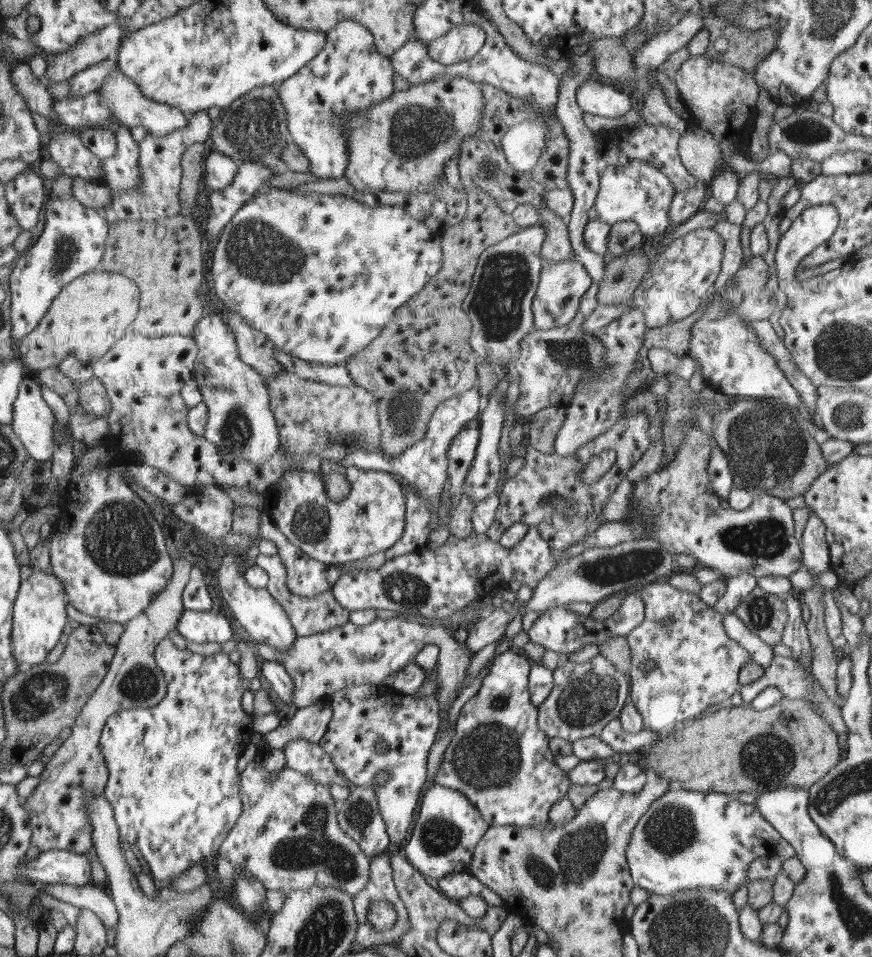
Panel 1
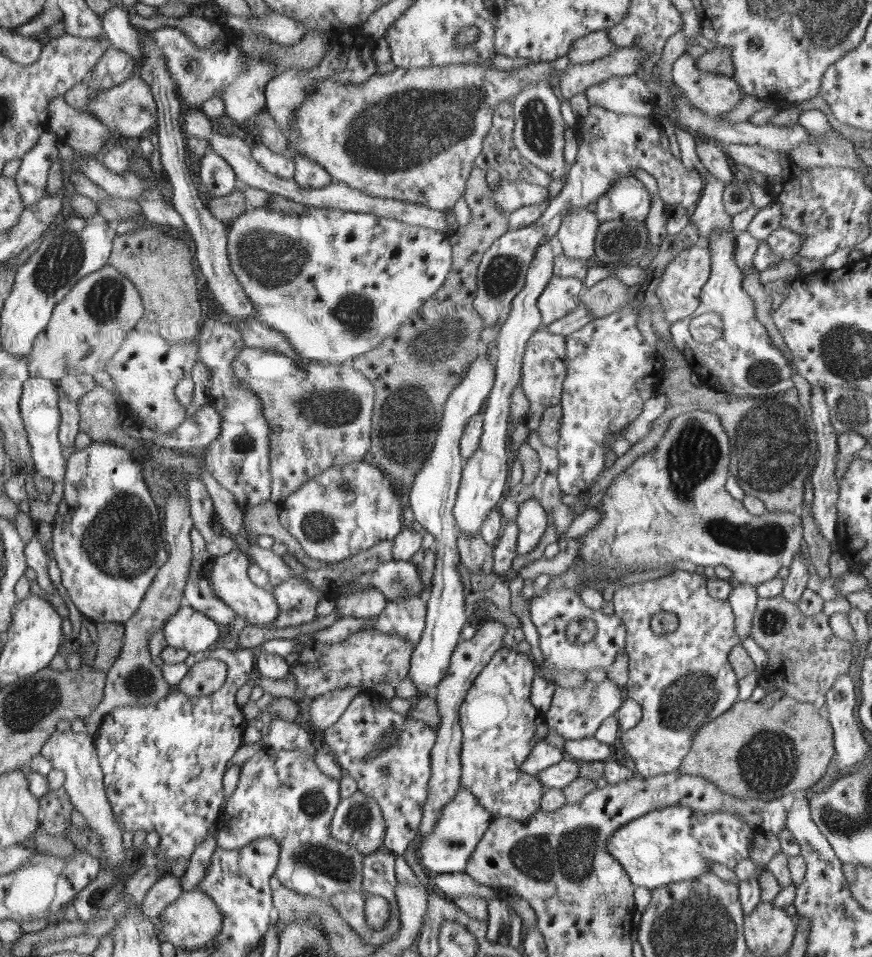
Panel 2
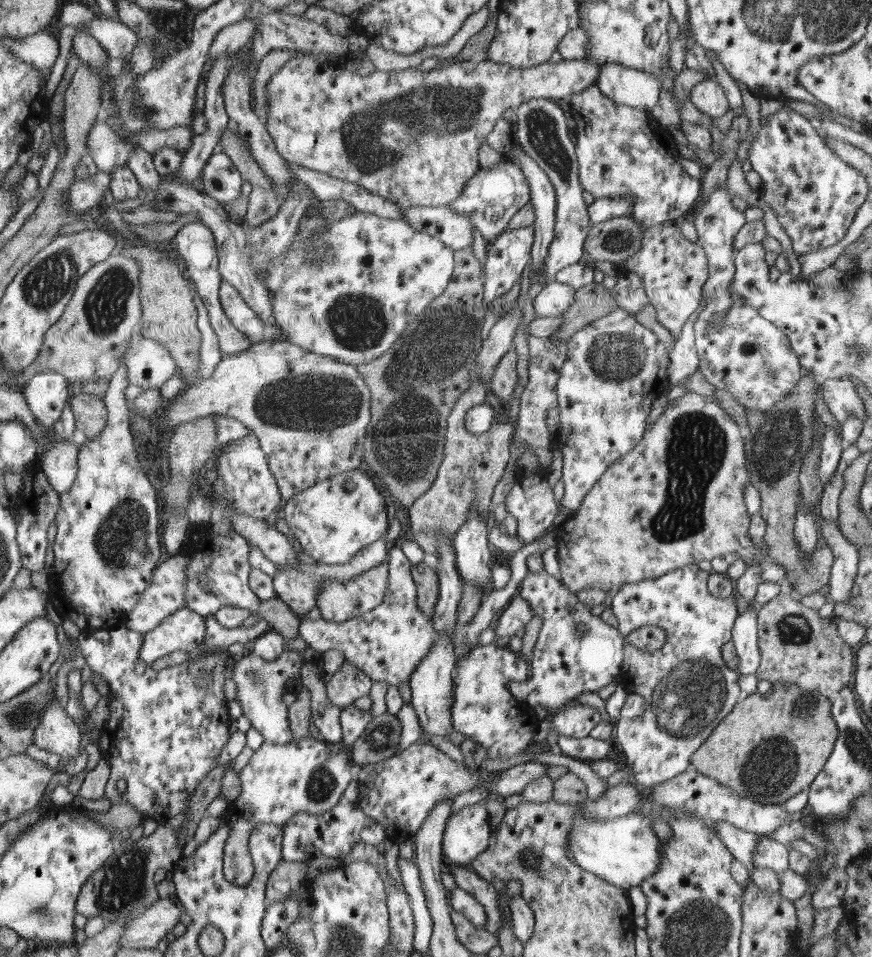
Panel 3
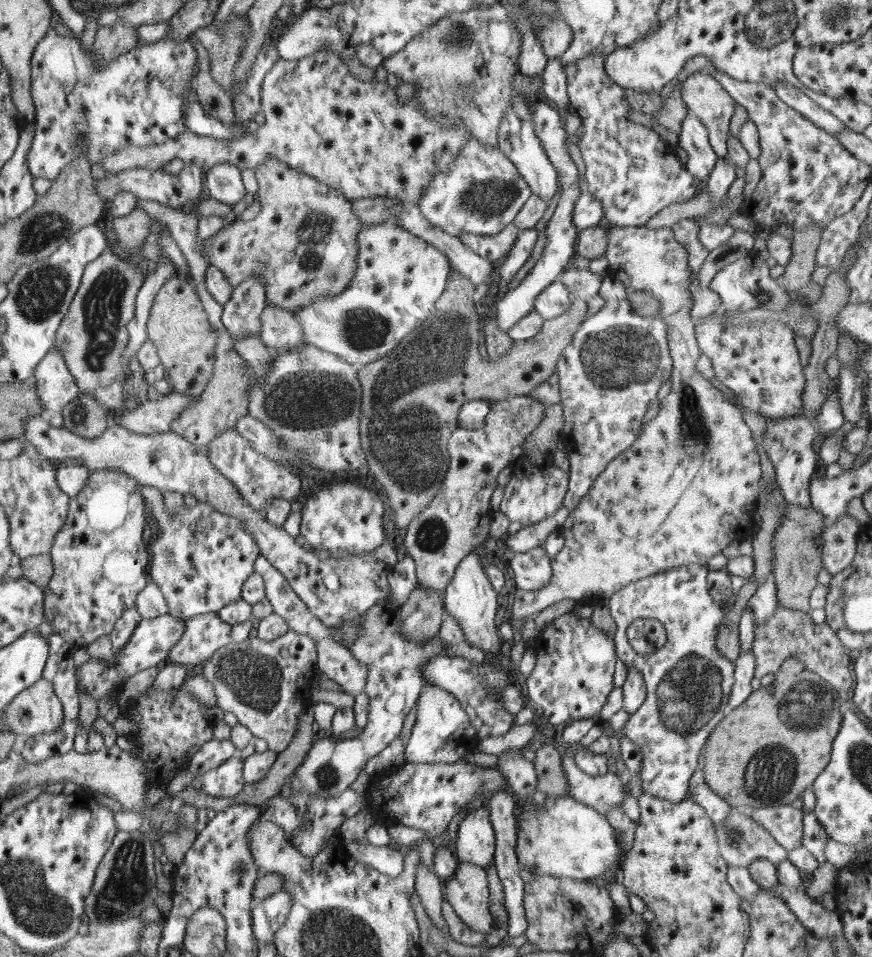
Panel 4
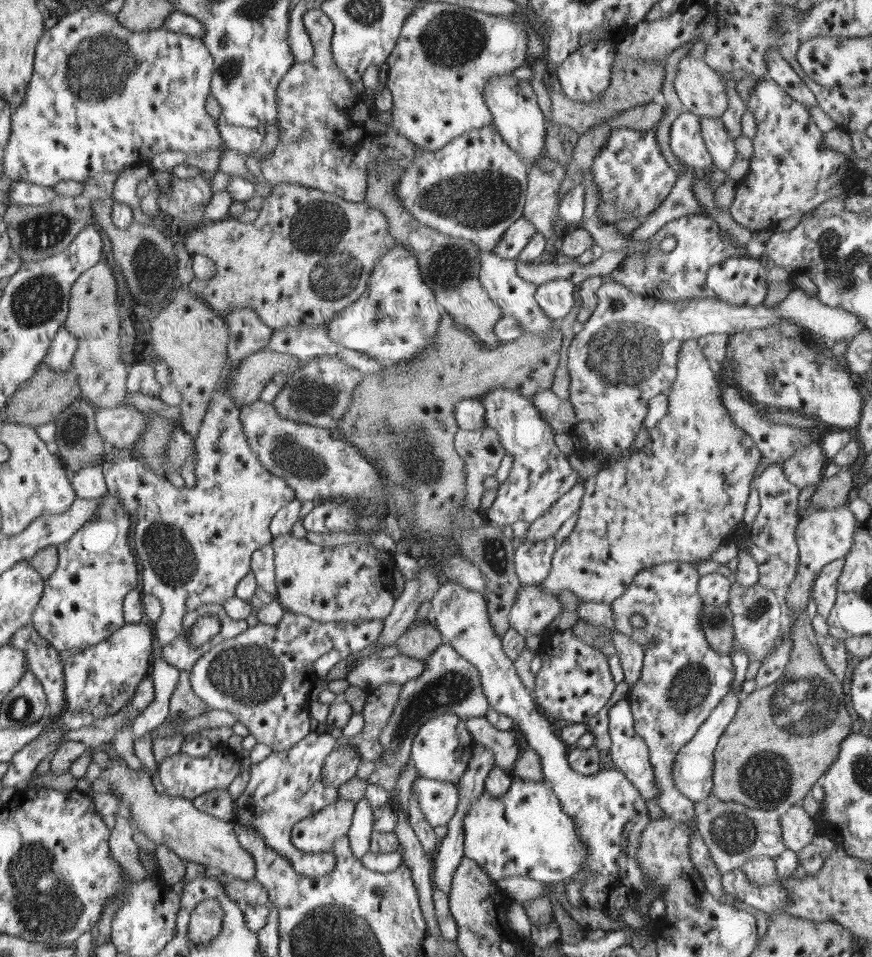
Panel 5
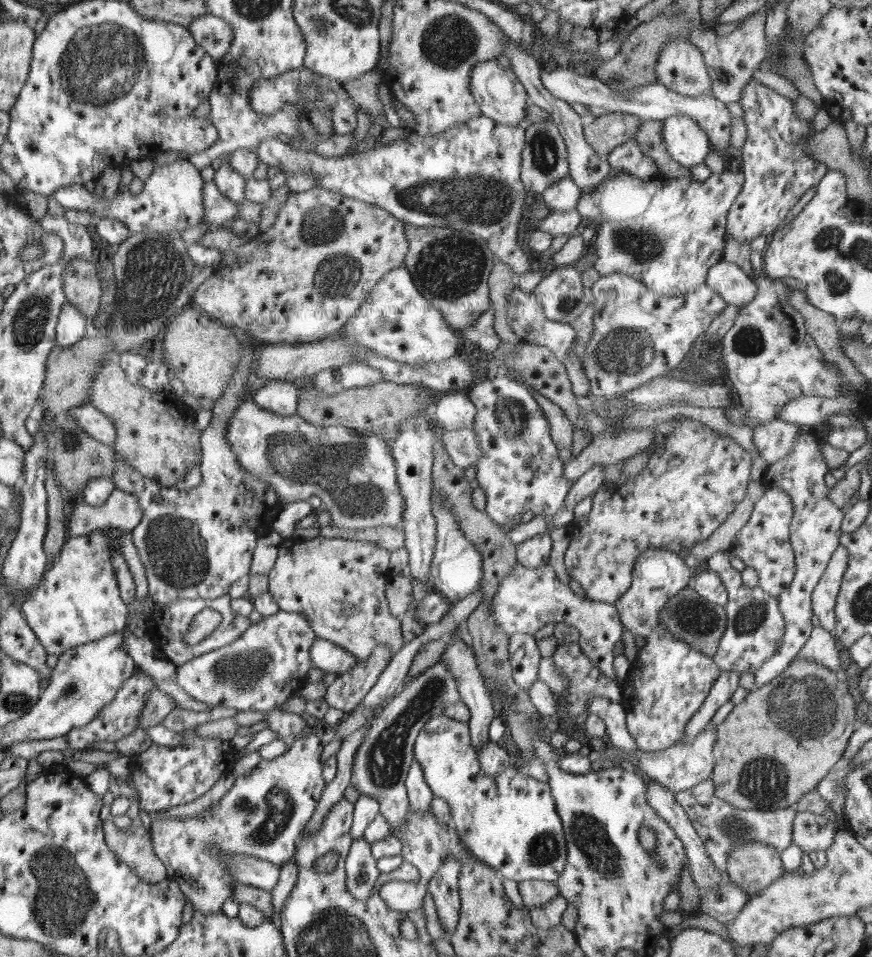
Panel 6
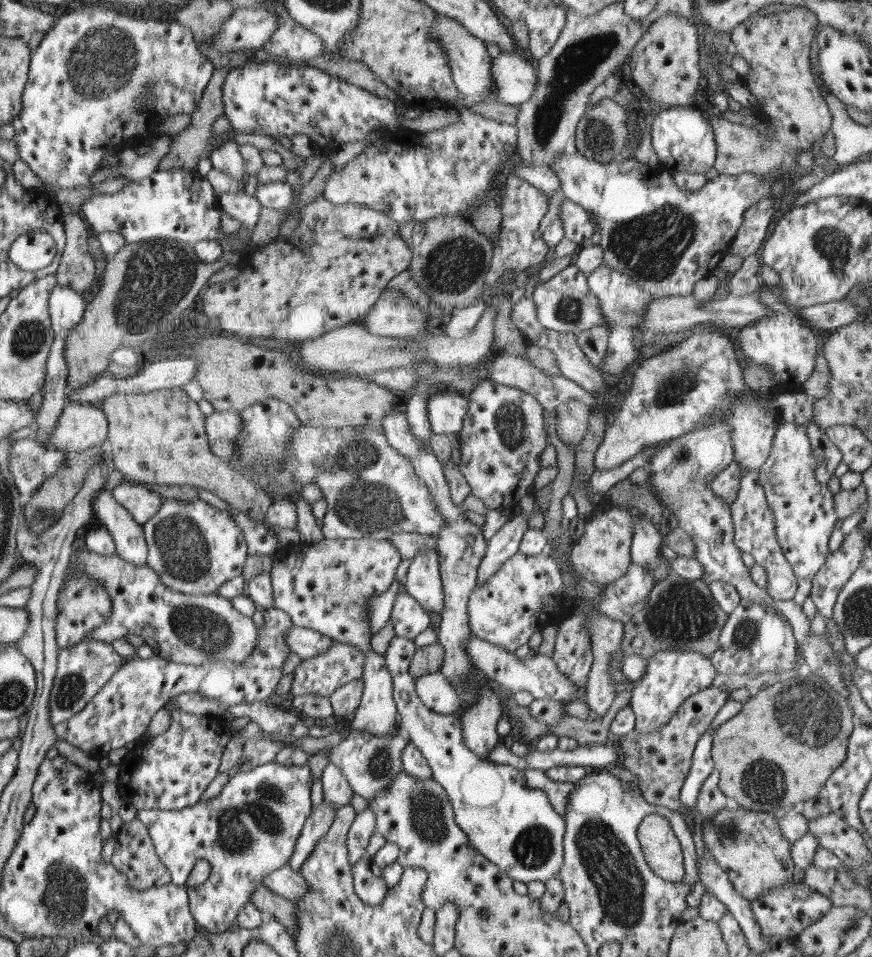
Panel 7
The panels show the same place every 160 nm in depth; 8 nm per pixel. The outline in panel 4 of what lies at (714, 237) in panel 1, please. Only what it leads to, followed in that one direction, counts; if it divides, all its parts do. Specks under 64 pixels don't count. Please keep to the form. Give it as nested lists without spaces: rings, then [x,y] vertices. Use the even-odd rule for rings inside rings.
[[[611,226],[608,230],[608,248],[606,249],[605,257],[608,260],[609,266],[605,275],[612,279],[617,279],[624,283],[625,287],[642,290],[656,300],[660,301],[659,314],[668,325],[669,354],[673,359],[673,369],[671,370],[672,389],[670,393],[662,400],[658,415],[651,421],[643,425],[643,429],[639,437],[634,441],[634,444],[626,451],[619,454],[618,458],[612,459],[607,464],[606,470],[599,475],[595,480],[591,490],[587,496],[579,503],[579,506],[574,508],[568,518],[564,521],[560,528],[562,537],[564,537],[564,546],[552,559],[551,569],[553,575],[550,582],[543,586],[540,590],[524,590],[518,589],[514,595],[512,604],[512,614],[510,620],[521,620],[521,618],[535,617],[544,608],[548,608],[551,604],[556,604],[564,598],[572,598],[580,600],[582,598],[600,598],[604,601],[611,598],[615,592],[624,588],[627,584],[636,580],[642,580],[647,576],[652,576],[658,572],[664,572],[668,569],[680,566],[688,566],[689,564],[698,563],[706,565],[711,558],[716,554],[720,554],[728,544],[737,542],[743,538],[751,537],[755,522],[753,520],[754,511],[756,510],[756,500],[759,495],[759,483],[762,478],[762,470],[760,469],[760,455],[754,443],[750,428],[744,423],[742,412],[737,409],[731,402],[730,398],[712,386],[710,379],[706,379],[696,372],[696,362],[701,354],[696,336],[695,336],[695,321],[691,319],[690,309],[693,307],[692,294],[690,294],[690,268],[688,268],[688,250],[681,245],[674,236],[671,227],[648,228],[644,226]]]

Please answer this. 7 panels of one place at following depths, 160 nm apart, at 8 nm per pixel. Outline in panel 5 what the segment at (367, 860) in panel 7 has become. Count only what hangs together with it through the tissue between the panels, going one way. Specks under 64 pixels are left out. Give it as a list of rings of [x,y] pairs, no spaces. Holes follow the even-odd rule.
[[[366,798],[356,803],[355,816],[348,831],[351,851],[360,860],[370,848],[371,834],[374,831],[372,812]]]

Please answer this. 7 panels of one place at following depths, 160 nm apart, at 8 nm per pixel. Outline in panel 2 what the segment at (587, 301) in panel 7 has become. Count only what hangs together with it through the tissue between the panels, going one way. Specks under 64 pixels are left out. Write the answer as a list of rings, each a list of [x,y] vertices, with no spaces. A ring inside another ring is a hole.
[[[553,276],[538,298],[537,307],[540,310],[543,328],[564,318],[576,308],[580,288],[582,288],[582,282],[574,276],[570,278]]]

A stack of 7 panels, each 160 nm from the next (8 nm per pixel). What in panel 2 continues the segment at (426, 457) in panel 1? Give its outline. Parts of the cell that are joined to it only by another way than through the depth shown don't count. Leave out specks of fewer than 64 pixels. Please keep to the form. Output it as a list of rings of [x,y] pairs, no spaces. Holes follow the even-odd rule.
[[[486,352],[472,364],[467,379],[463,380],[455,392],[452,392],[447,407],[444,407],[443,422],[440,423],[440,432],[436,437],[435,446],[432,447],[432,452],[427,454],[427,459],[424,459],[423,467],[416,472],[415,480],[410,486],[409,498],[406,500],[406,505],[413,510],[415,520],[434,537],[435,542],[432,547],[437,556],[431,580],[431,593],[426,602],[425,627],[411,653],[411,662],[406,671],[406,676],[414,681],[419,690],[417,697],[435,692],[437,682],[446,674],[450,666],[451,654],[461,639],[460,631],[468,623],[464,613],[466,612],[464,587],[456,571],[456,564],[460,558],[457,549],[459,531],[456,531],[456,520],[453,515],[464,463],[459,451],[459,442],[463,431],[467,428],[468,419],[482,411],[494,384],[496,384],[495,361],[493,356]]]

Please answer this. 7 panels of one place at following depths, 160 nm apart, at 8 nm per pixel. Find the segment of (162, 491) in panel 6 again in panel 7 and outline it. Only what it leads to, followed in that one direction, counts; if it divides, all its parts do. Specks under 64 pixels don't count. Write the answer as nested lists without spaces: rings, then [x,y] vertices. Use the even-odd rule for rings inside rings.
[[[166,499],[160,510],[143,524],[149,566],[170,590],[190,595],[210,595],[229,580],[242,574],[249,548],[241,526],[230,516],[208,502]]]

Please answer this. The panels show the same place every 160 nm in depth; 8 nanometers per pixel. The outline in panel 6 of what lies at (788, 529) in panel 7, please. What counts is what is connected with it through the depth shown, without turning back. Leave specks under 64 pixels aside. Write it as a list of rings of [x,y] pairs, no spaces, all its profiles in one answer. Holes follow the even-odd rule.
[[[802,428],[794,450],[788,456],[768,465],[764,478],[761,480],[761,484],[764,486],[769,484],[778,486],[792,497],[794,514],[788,538],[790,538],[792,549],[794,549],[795,573],[788,590],[782,591],[777,597],[779,609],[785,622],[782,644],[754,673],[755,685],[752,688],[754,691],[782,674],[810,638],[811,630],[814,627],[812,625],[812,591],[818,584],[834,551],[842,544],[841,522],[845,509],[836,507],[829,499],[830,489],[824,483],[824,475],[828,471],[830,470],[827,468],[816,439],[812,437],[809,429]]]

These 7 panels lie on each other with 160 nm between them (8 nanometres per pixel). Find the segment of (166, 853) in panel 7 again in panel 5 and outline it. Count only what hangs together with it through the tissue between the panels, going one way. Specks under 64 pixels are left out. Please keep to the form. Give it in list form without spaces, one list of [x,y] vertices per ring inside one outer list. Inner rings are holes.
[[[364,730],[353,737],[344,735],[336,739],[326,733],[312,732],[288,751],[271,752],[265,760],[254,764],[249,770],[247,787],[232,806],[234,825],[256,827],[265,838],[265,843],[276,849],[276,852],[289,856],[292,864],[296,864],[304,876],[326,876],[332,872],[336,866],[336,857],[332,852],[305,853],[296,848],[291,840],[291,832],[296,823],[320,813],[339,800],[338,788],[324,783],[322,774],[323,765],[332,752],[340,747],[351,747],[361,760],[380,760],[383,748],[378,740],[367,738],[367,734]]]

